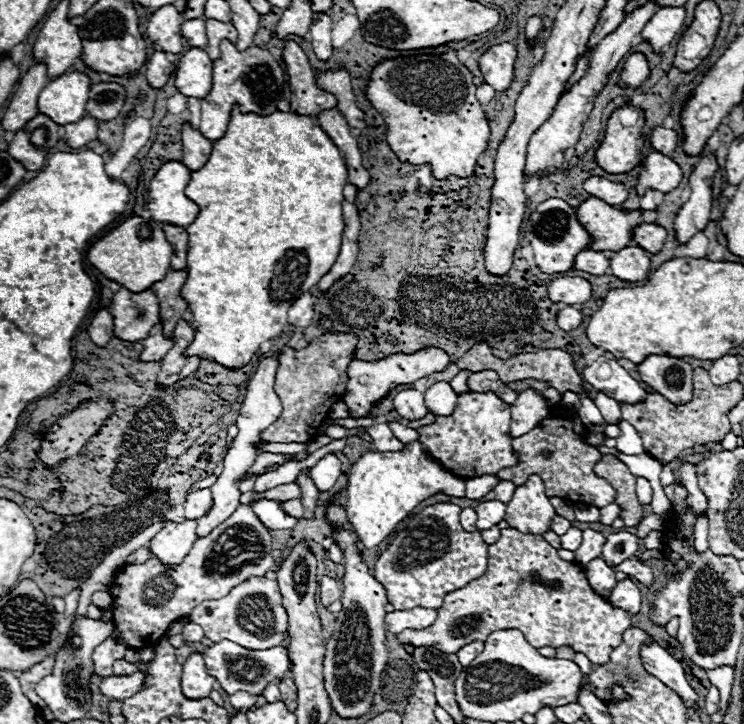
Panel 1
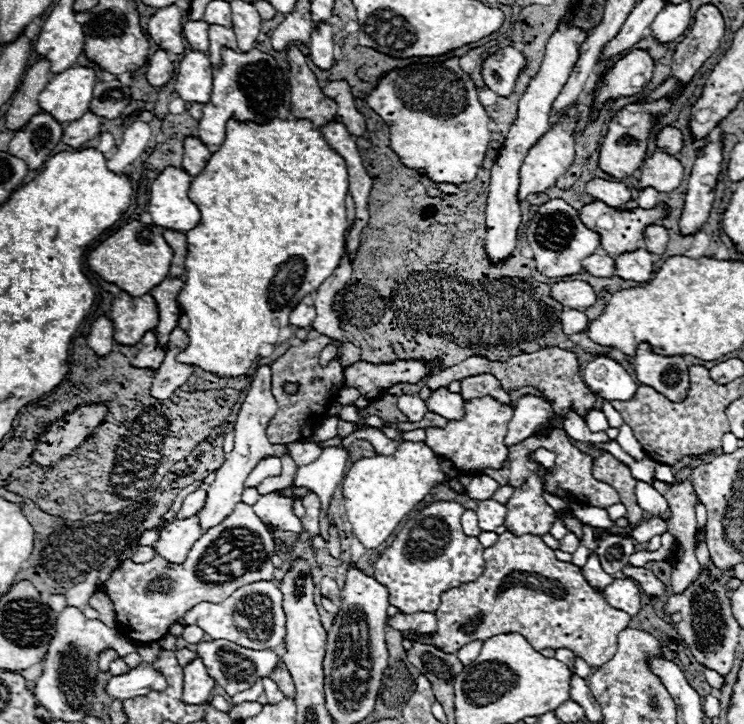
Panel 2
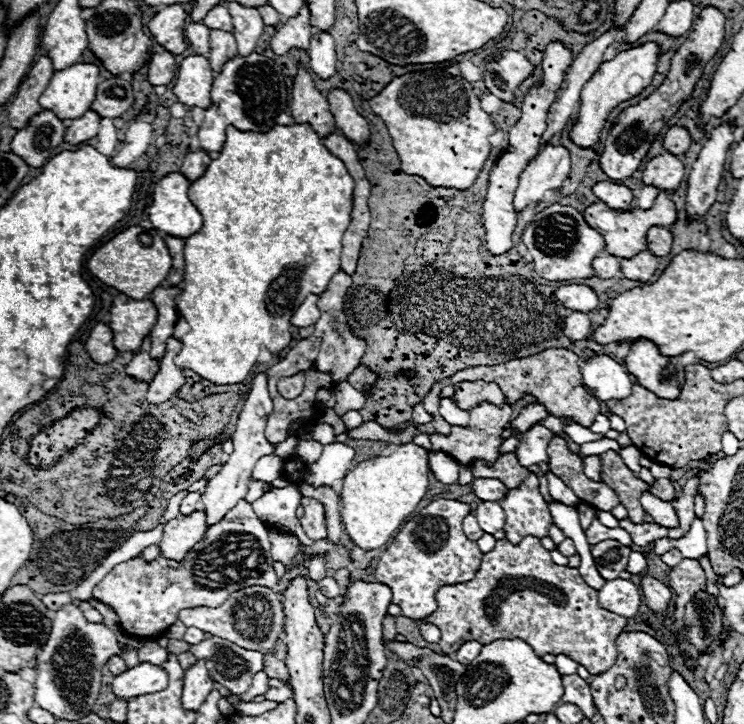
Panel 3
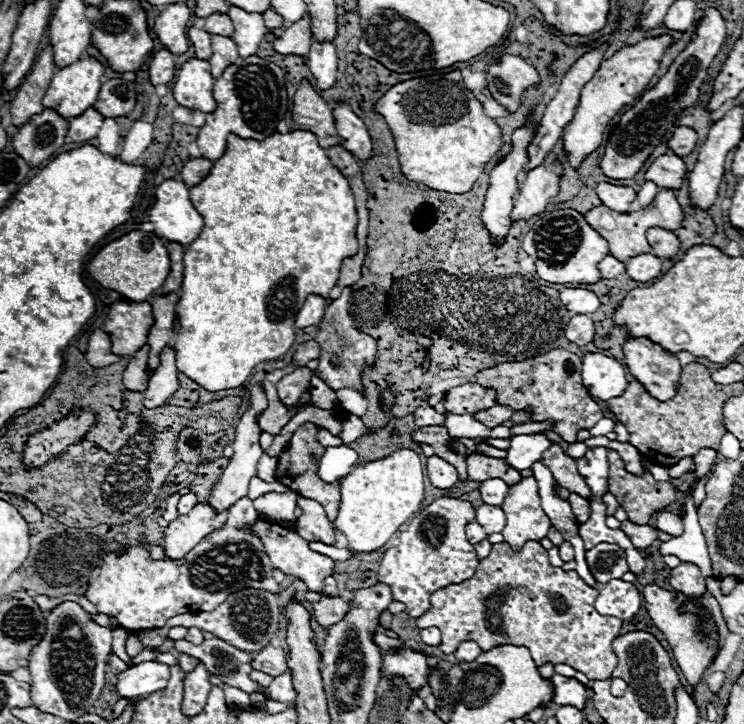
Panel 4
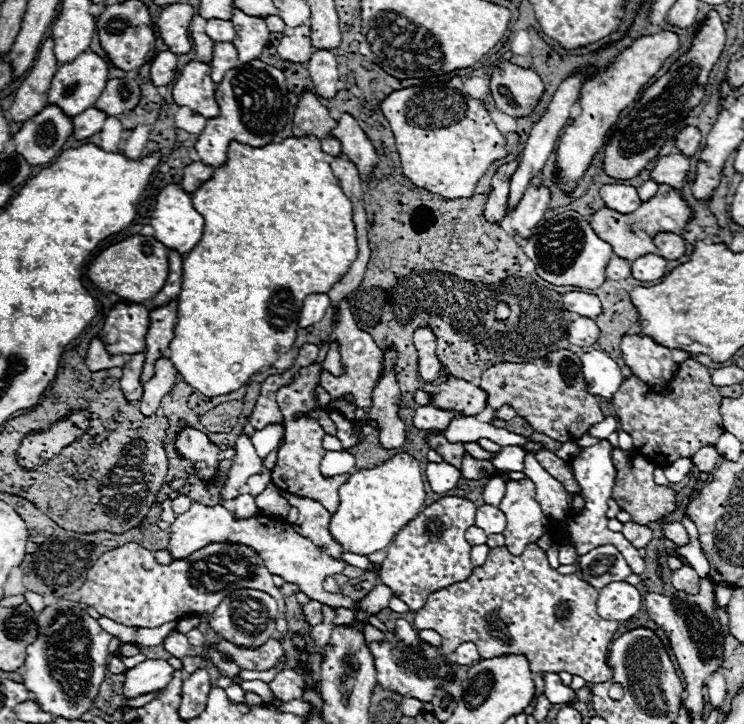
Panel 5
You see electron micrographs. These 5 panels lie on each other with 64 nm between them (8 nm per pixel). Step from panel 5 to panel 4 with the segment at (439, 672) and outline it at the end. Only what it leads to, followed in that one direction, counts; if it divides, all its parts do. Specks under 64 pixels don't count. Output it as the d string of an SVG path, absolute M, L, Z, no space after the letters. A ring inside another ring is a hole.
M402 650L398 654L384 654L386 656L386 664L382 668L382 674L394 674L394 676L402 676L406 678L406 682L410 684L412 690L420 690L428 684L428 660L422 652L416 650Z

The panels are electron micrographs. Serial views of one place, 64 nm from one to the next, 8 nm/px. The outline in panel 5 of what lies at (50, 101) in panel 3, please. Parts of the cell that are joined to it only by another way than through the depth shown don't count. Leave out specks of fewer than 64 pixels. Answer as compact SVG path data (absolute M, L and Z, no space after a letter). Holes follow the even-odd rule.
M84 52L74 62L62 64L56 70L46 100L48 100L48 104L58 106L66 116L74 118L74 116L82 114L86 108L94 106L94 102L102 94L102 88L106 86L106 80L108 80L108 66L106 66L106 62L98 54L94 54L94 52Z

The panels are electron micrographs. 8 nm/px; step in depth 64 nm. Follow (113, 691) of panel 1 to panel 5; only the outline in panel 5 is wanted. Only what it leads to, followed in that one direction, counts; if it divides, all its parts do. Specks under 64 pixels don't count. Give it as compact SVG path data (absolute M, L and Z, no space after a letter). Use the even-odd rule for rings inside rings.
M146 660L124 672L126 682L122 692L126 698L158 692L166 688L166 684L172 680L172 674L174 674L174 668L166 660Z

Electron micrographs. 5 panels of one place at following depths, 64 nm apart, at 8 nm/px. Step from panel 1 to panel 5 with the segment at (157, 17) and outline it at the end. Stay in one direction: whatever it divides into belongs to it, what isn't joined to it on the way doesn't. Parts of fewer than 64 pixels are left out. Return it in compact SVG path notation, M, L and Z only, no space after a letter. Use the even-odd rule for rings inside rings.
M170 4L162 10L156 20L156 30L160 38L168 44L170 52L186 54L192 50L188 24L194 16L194 8L190 4Z

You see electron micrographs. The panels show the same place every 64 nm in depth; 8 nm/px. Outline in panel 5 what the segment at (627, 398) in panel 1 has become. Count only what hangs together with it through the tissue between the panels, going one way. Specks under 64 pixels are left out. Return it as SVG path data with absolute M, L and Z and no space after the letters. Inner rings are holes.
M592 350L582 354L580 360L582 360L582 374L590 394L608 400L620 390L624 376L620 372L620 366L606 352Z

